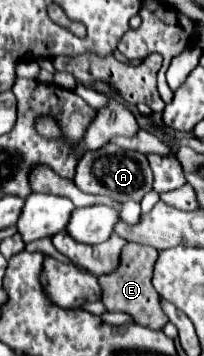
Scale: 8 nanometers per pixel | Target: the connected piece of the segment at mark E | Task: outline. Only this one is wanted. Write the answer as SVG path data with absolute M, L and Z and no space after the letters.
M128 242L122 248L122 266L118 268L118 272L110 276L100 276L100 284L104 288L102 302L108 308L108 312L126 312L134 318L134 322L138 322L140 326L148 326L152 330L164 328L164 324L168 322L168 316L164 314L160 296L158 292L154 292L154 286L152 286L152 268L156 258L158 258L158 250L144 244Z

